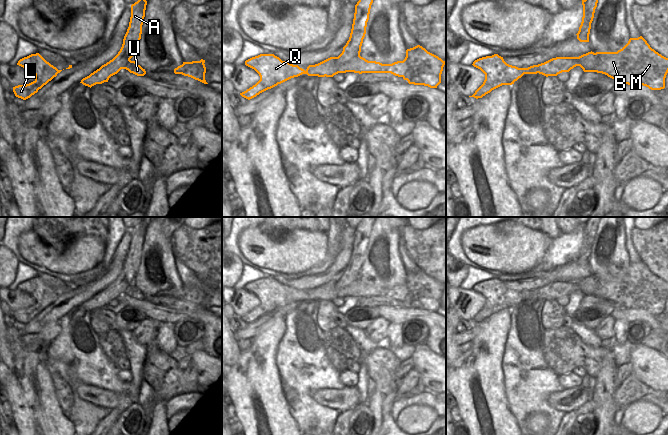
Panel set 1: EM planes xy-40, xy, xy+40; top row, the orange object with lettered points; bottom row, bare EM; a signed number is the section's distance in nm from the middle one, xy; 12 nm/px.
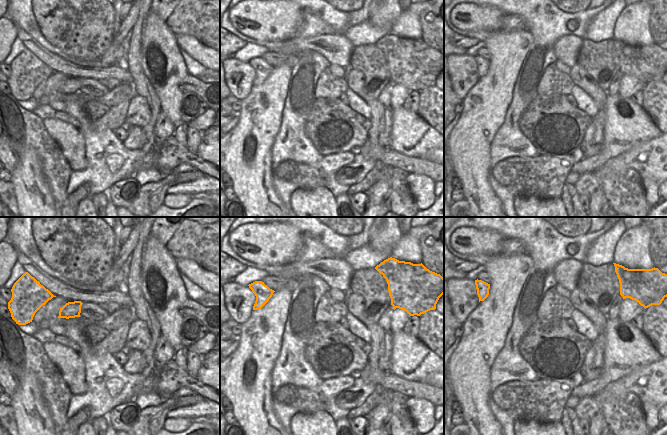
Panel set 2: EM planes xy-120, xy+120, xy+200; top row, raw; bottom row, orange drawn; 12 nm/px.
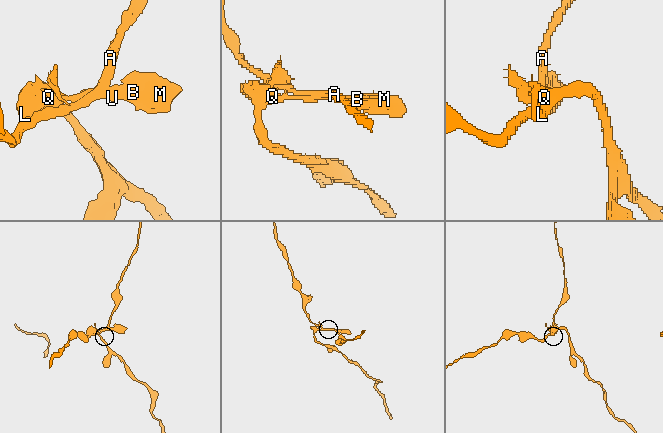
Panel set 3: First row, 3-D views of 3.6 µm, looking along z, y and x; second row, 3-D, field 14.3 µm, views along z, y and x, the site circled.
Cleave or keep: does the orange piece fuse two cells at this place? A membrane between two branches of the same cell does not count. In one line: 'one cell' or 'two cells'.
two cells

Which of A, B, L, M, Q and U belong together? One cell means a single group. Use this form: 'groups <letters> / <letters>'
groups A B M U / L Q

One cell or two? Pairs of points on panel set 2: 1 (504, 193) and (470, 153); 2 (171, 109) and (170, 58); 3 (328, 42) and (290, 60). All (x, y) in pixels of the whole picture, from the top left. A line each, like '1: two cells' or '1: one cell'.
1: two cells
2: one cell
3: two cells

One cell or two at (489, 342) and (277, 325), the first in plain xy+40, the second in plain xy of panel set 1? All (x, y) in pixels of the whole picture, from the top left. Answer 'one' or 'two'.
one

